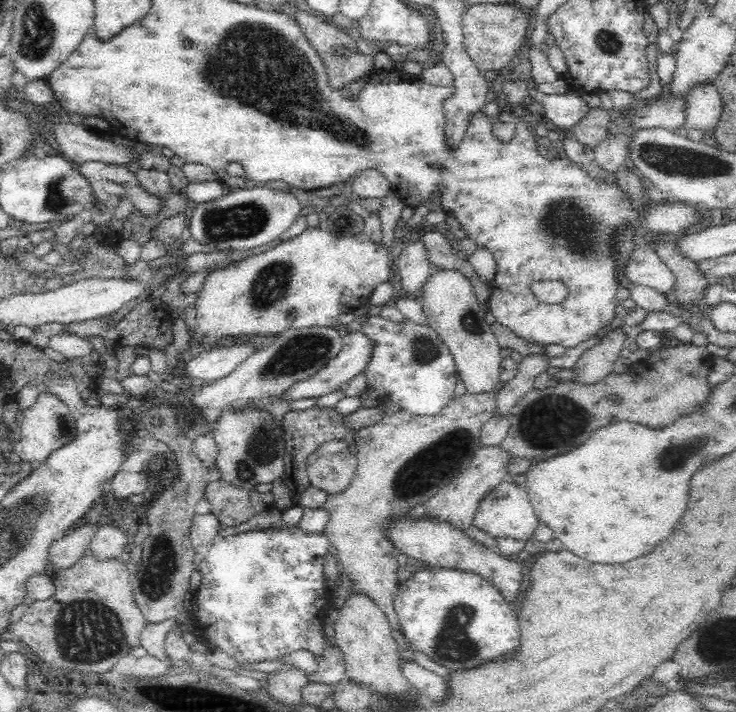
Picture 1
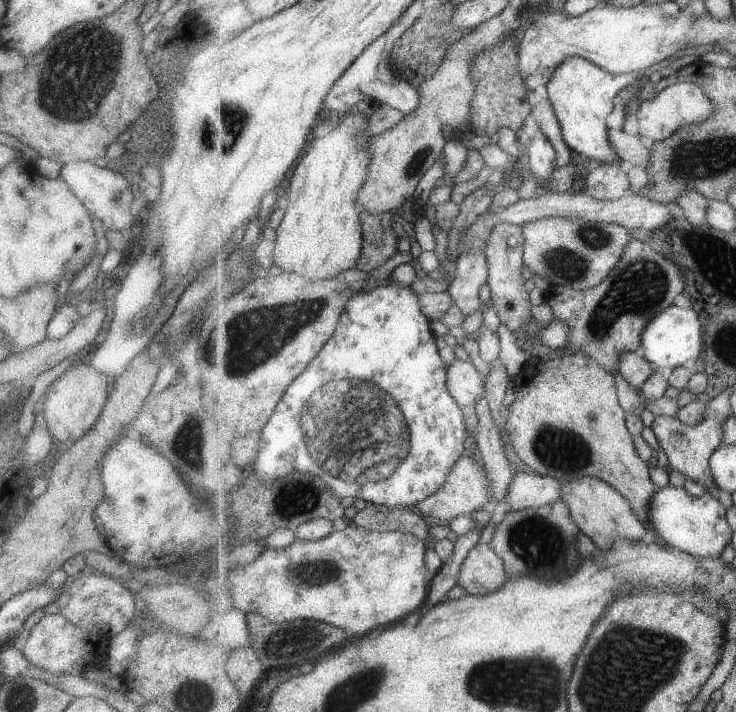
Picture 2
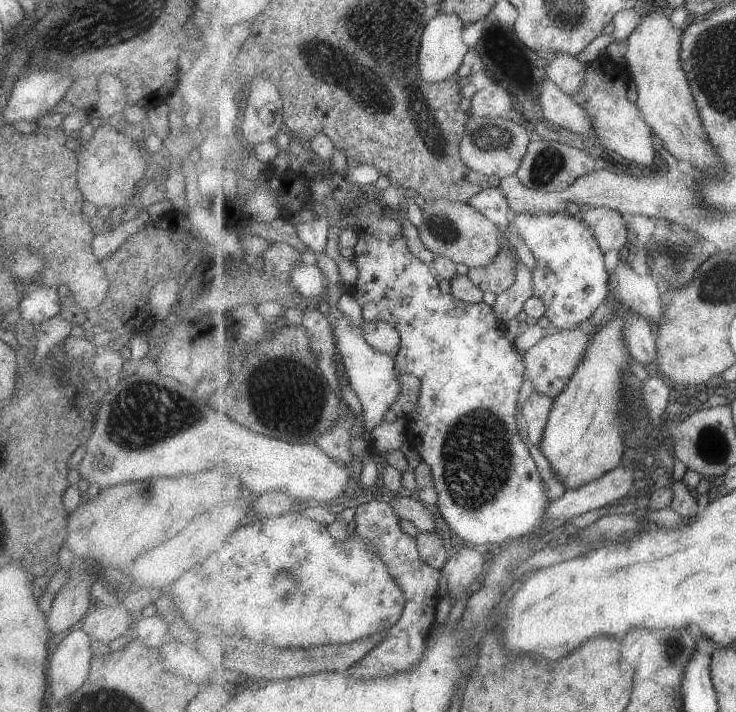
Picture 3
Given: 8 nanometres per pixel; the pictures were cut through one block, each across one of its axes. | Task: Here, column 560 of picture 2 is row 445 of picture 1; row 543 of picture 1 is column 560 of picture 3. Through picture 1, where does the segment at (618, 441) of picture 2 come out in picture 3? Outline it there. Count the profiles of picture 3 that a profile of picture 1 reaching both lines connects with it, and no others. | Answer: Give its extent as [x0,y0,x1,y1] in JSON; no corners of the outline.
[524,328,589,399]

